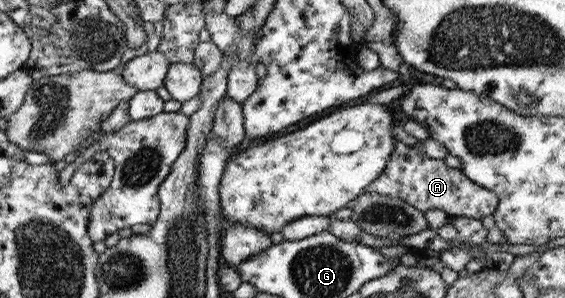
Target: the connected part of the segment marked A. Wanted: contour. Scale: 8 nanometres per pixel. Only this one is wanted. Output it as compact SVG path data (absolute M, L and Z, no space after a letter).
M420 142L409 147L407 157L397 155L389 157L385 163L385 169L363 189L363 192L375 192L403 200L423 213L427 209L439 209L450 217L481 220L495 212L498 199L493 191L473 183L463 175L460 168L448 167L443 159L431 159L424 156L420 151Z

